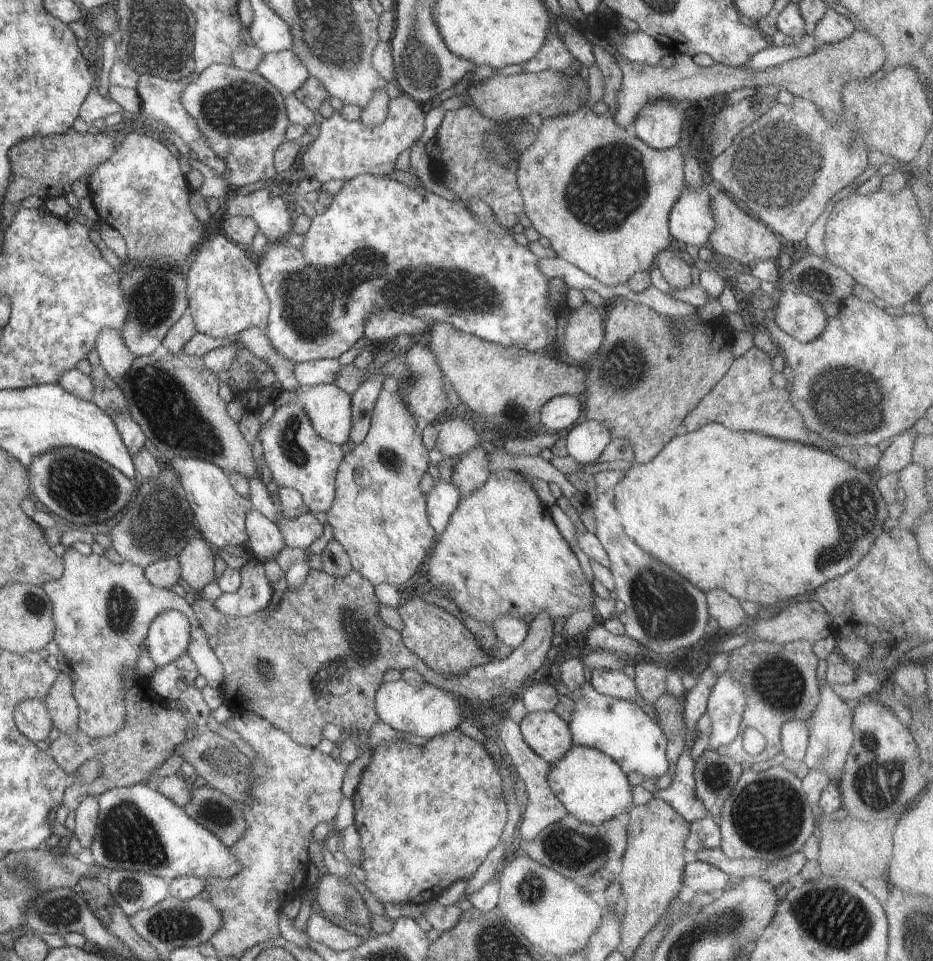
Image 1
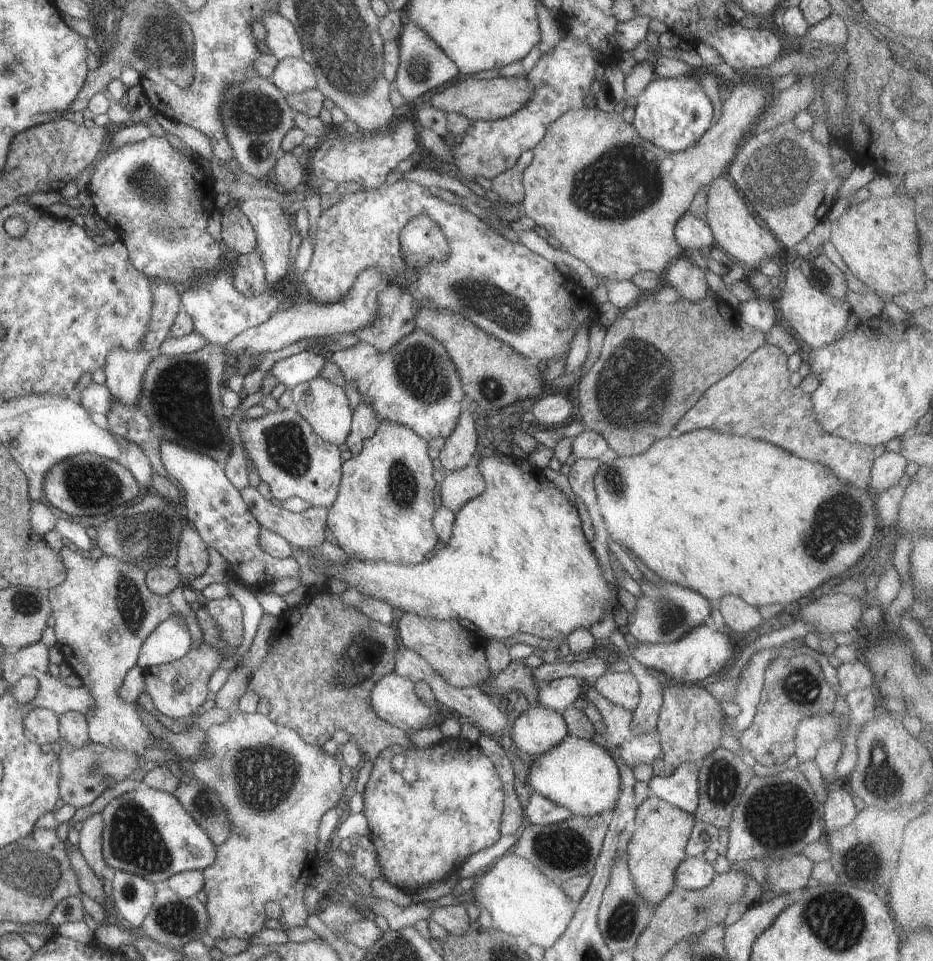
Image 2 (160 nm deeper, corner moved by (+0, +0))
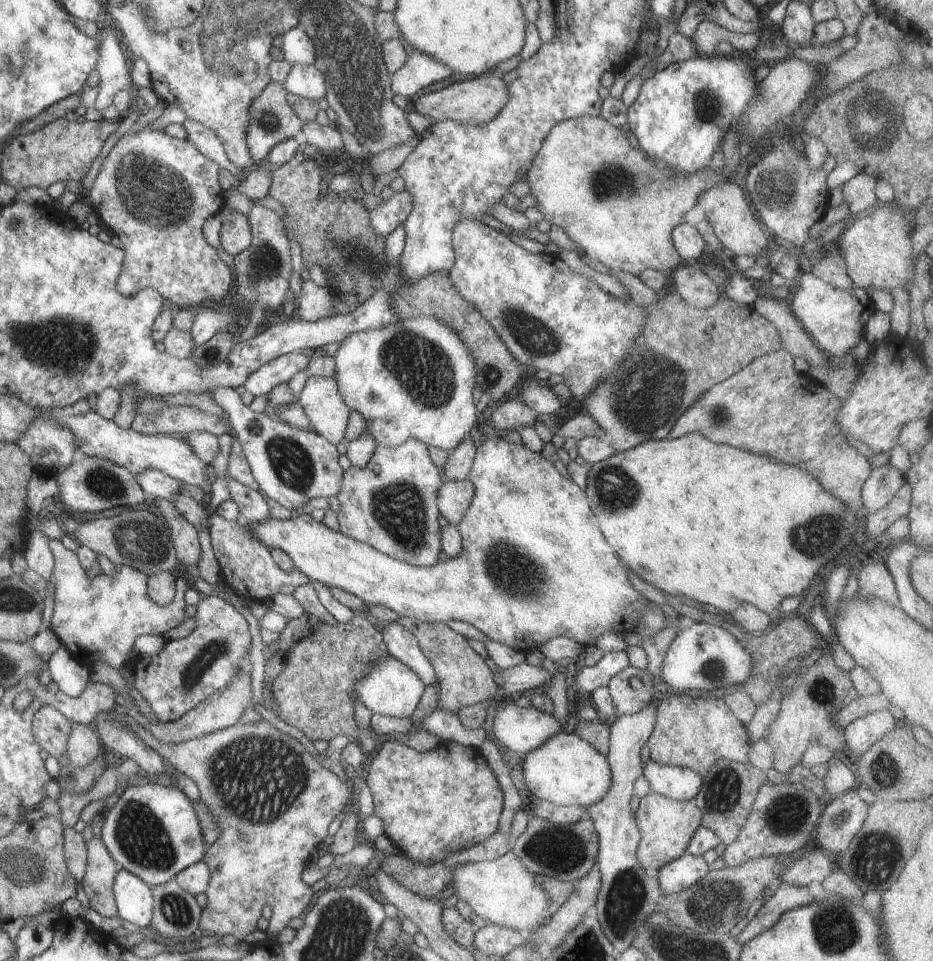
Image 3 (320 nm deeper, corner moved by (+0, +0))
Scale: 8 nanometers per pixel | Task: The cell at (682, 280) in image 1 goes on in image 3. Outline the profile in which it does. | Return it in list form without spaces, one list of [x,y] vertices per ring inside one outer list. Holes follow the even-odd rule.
[[[688,262],[680,264],[672,272],[674,288],[680,298],[697,309],[707,309],[714,306],[720,298],[720,290],[697,264]]]

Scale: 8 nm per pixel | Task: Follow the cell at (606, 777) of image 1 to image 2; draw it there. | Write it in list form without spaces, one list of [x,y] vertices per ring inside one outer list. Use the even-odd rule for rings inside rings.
[[[570,735],[560,745],[536,757],[531,769],[528,779],[531,789],[555,804],[568,808],[576,816],[610,815],[617,806],[623,788],[611,754],[595,742]]]

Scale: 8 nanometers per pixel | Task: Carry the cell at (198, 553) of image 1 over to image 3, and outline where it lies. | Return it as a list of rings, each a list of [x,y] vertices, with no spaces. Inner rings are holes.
[[[154,499],[151,507],[156,508],[171,530],[171,543],[174,545],[177,560],[185,565],[197,566],[201,556],[197,528],[177,511],[172,500]]]

